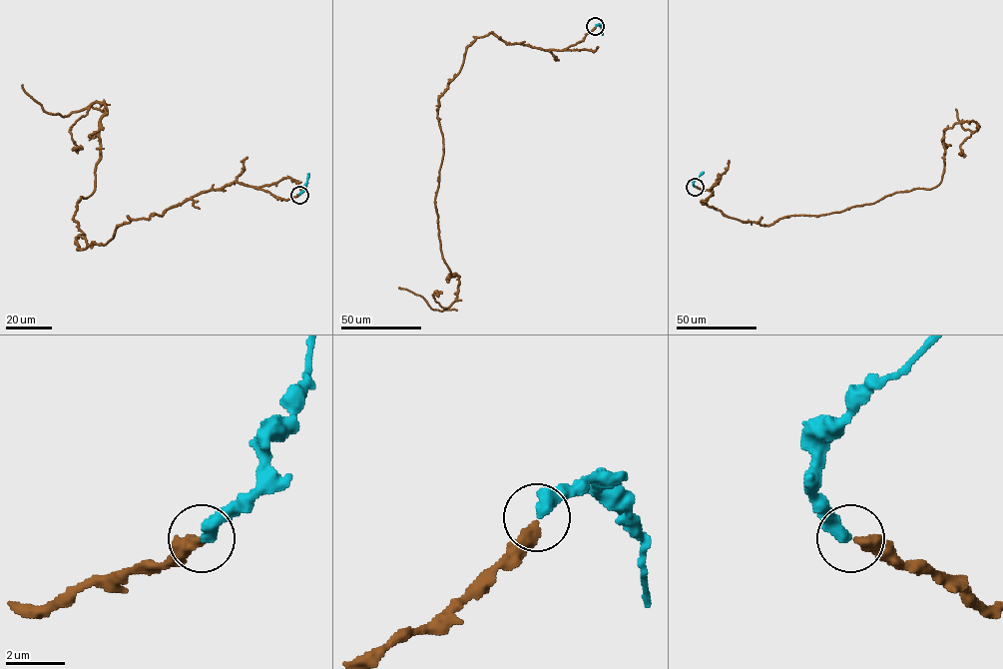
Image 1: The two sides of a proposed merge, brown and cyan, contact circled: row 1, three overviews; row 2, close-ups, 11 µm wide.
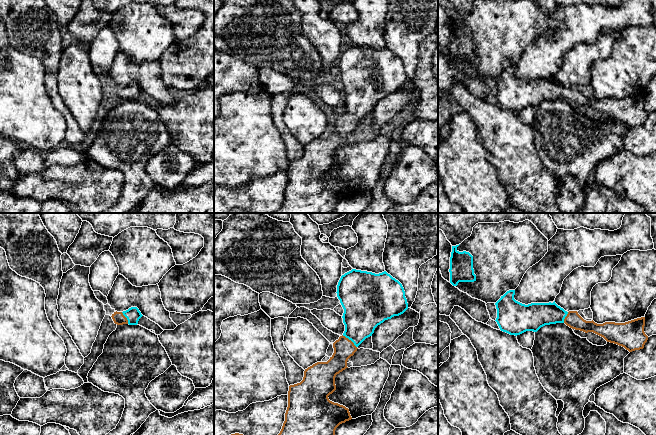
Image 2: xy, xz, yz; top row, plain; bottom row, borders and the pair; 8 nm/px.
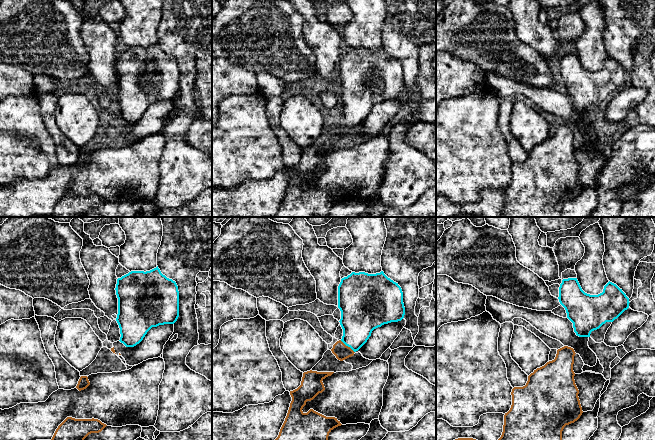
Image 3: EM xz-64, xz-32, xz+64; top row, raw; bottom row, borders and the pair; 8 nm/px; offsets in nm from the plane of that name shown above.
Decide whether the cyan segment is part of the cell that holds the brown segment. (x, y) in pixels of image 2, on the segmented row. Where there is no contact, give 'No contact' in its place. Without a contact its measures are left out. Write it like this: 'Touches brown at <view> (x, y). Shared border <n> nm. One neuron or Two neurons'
Touches brown at xz (350, 340). Shared border 160 nm. One neuron

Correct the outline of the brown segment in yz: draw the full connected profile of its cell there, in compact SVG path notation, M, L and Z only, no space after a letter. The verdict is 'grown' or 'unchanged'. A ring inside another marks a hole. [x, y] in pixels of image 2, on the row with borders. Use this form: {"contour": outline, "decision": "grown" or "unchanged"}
{"contour": "M509 290L495 303L497 309L495 321L501 331L510 335L517 336L526 331L537 332L545 325L565 323L575 330L593 332L629 352L643 349L648 340L644 332L645 317L625 323L597 324L593 320L584 320L577 311L565 311L555 301L525 305L516 301L514 295L515 290Z", "decision": "grown"}

